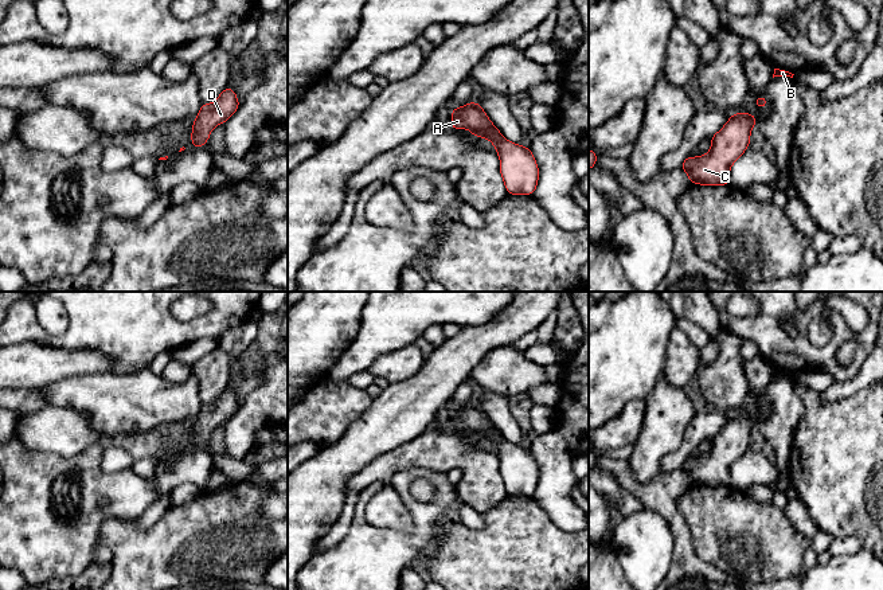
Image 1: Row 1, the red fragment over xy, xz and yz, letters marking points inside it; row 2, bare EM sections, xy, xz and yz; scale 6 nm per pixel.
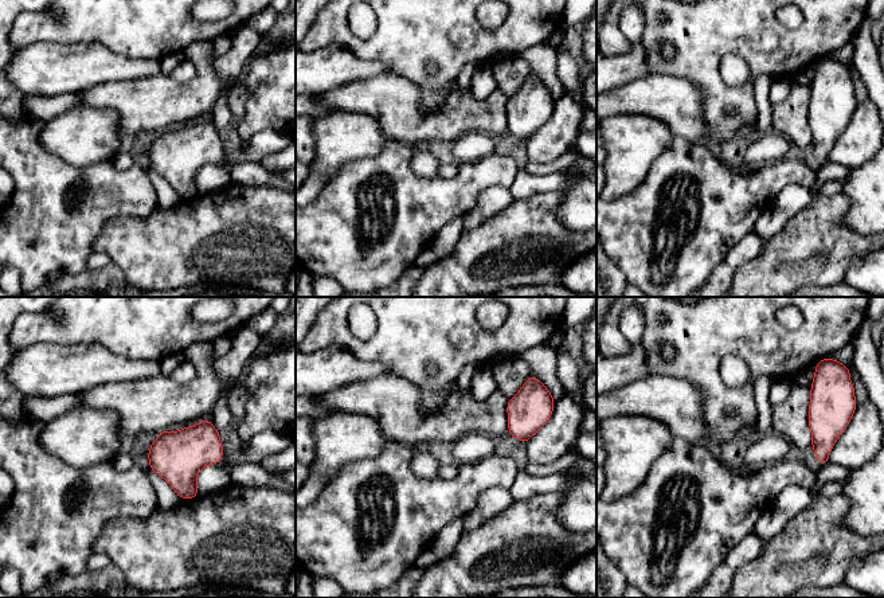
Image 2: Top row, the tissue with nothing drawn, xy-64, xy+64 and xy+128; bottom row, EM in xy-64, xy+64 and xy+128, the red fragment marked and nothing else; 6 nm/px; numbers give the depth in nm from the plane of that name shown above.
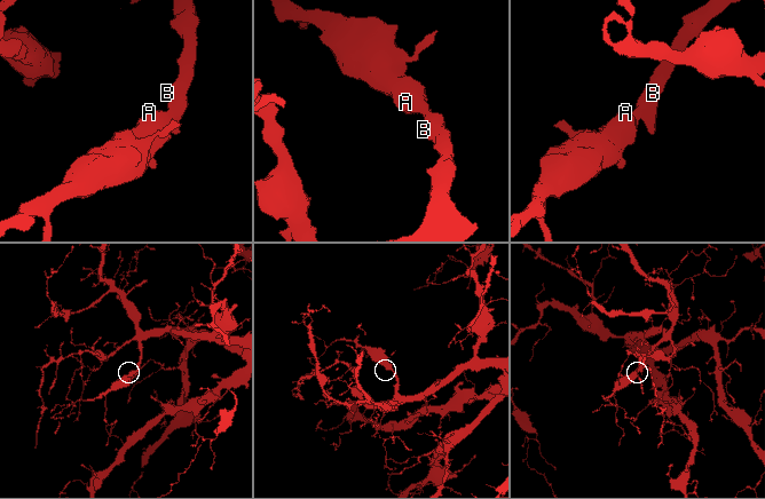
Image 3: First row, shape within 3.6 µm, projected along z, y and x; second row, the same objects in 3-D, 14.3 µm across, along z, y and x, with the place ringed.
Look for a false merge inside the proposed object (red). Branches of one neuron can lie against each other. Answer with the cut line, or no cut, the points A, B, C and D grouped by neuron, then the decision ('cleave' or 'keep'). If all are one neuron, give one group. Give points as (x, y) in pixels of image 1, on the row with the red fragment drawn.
cut none; groups A B C D; keep

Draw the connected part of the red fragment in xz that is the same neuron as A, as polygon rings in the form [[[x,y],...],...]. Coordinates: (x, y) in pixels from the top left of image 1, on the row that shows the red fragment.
[[[470,101],[461,108],[453,108],[450,128],[469,128],[473,137],[488,138],[495,145],[508,195],[534,195],[539,181],[539,167],[531,149],[508,141],[478,102]]]

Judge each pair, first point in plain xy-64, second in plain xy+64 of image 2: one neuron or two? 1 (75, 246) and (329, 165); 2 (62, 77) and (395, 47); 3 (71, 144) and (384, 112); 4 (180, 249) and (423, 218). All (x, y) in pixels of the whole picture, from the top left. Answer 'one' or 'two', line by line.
1: two
2: two
3: two
4: two

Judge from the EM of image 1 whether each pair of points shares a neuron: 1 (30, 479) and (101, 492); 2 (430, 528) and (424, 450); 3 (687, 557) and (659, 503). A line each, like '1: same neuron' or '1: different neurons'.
1: same neuron
2: different neurons
3: same neuron

